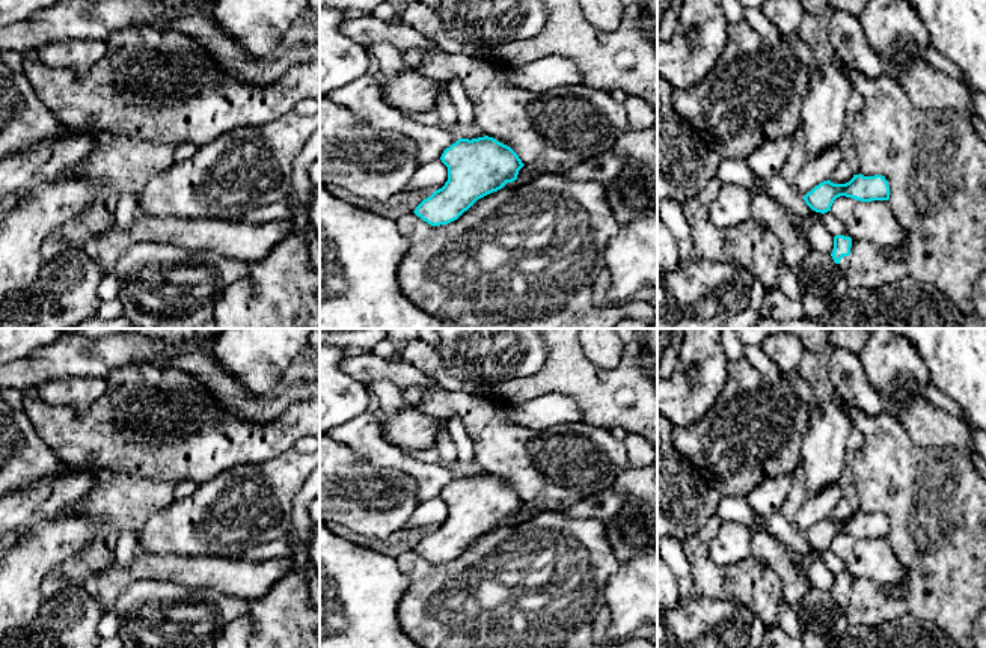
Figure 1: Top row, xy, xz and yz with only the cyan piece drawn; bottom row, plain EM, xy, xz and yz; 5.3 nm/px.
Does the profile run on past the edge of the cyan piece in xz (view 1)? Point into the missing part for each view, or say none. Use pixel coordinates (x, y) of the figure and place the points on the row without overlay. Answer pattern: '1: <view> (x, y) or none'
1: none

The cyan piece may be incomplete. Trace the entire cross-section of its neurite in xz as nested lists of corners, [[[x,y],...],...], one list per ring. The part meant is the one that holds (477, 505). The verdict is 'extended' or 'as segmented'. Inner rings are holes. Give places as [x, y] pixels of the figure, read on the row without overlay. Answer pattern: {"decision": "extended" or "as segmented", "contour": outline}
{"decision": "as segmented", "contour": [[[488,473],[472,478],[458,476],[443,488],[440,497],[448,505],[448,518],[413,549],[431,564],[448,562],[457,558],[478,536],[501,527],[507,520],[516,518],[519,508],[525,503],[510,484]]]}

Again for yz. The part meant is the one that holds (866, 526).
{"decision": "as segmented", "contour": [[[853,512],[846,521],[834,521],[829,517],[816,523],[804,533],[805,541],[816,550],[828,550],[834,538],[840,533],[852,535],[861,539],[888,538],[890,523],[885,514]]]}

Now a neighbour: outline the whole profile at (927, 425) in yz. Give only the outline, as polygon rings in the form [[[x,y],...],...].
[[[880,395],[883,411],[894,416],[906,429],[911,440],[921,448],[945,448],[954,446],[968,458],[975,454],[975,446],[969,426],[941,410],[924,398],[909,396],[906,402],[894,401]]]

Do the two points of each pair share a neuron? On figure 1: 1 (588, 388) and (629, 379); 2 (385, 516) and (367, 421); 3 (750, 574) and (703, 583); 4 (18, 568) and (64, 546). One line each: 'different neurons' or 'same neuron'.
1: same neuron
2: different neurons
3: same neuron
4: same neuron

